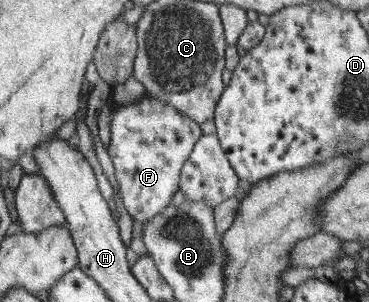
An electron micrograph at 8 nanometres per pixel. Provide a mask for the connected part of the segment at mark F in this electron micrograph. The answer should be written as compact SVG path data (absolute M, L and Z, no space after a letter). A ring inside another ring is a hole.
M145 95L132 104L111 106L111 136L107 151L125 208L142 224L163 213L178 193L181 174L192 150L203 136L200 124L174 106Z

